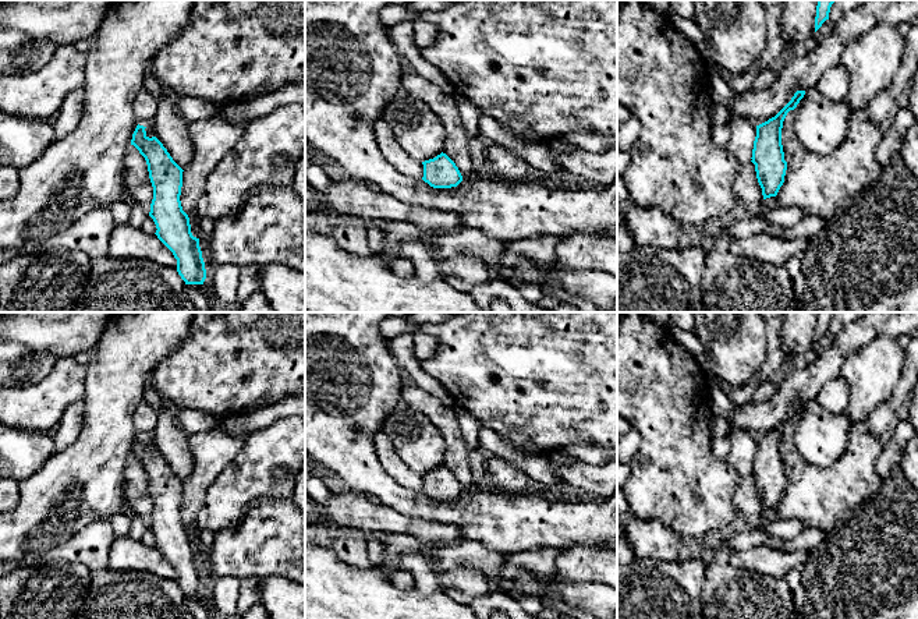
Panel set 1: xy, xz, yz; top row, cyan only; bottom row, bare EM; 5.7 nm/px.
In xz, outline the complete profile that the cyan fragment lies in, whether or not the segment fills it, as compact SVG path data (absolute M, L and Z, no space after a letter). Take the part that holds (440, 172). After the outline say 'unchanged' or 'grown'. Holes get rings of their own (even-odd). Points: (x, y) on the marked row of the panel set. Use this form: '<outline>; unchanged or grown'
M443 152L433 159L422 162L422 165L422 180L433 188L451 188L457 187L462 181L458 167Z; unchanged

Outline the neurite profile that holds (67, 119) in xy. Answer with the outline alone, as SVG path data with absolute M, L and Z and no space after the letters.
M84 82L79 88L71 91L59 113L52 120L56 139L64 138L71 134L79 124L85 102Z

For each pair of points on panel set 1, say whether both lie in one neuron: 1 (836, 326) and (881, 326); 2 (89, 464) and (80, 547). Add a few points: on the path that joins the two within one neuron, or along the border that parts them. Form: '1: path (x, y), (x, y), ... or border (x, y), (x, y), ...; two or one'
1: border (844, 326), (835, 335); two
2: border (107, 519), (91, 522), (55, 547); two

